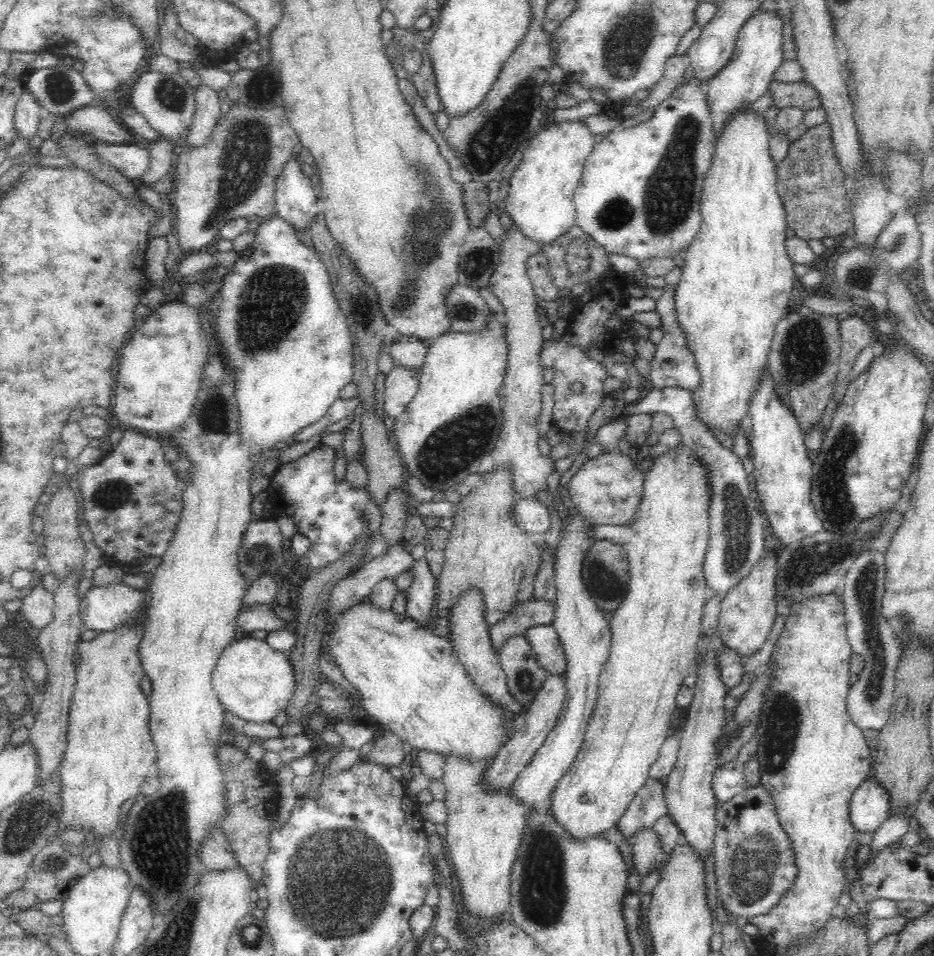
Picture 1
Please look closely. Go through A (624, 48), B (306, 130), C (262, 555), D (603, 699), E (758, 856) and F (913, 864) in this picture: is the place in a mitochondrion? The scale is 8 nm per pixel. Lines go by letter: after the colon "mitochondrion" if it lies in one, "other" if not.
A: mitochondrion
B: other
C: mitochondrion
D: other
E: mitochondrion
F: other

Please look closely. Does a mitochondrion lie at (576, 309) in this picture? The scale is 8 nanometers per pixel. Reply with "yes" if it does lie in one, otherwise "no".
no

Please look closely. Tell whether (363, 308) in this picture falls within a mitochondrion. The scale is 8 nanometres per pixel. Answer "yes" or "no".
yes

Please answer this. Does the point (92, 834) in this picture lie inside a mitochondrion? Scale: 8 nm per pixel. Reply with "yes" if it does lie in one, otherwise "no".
no

